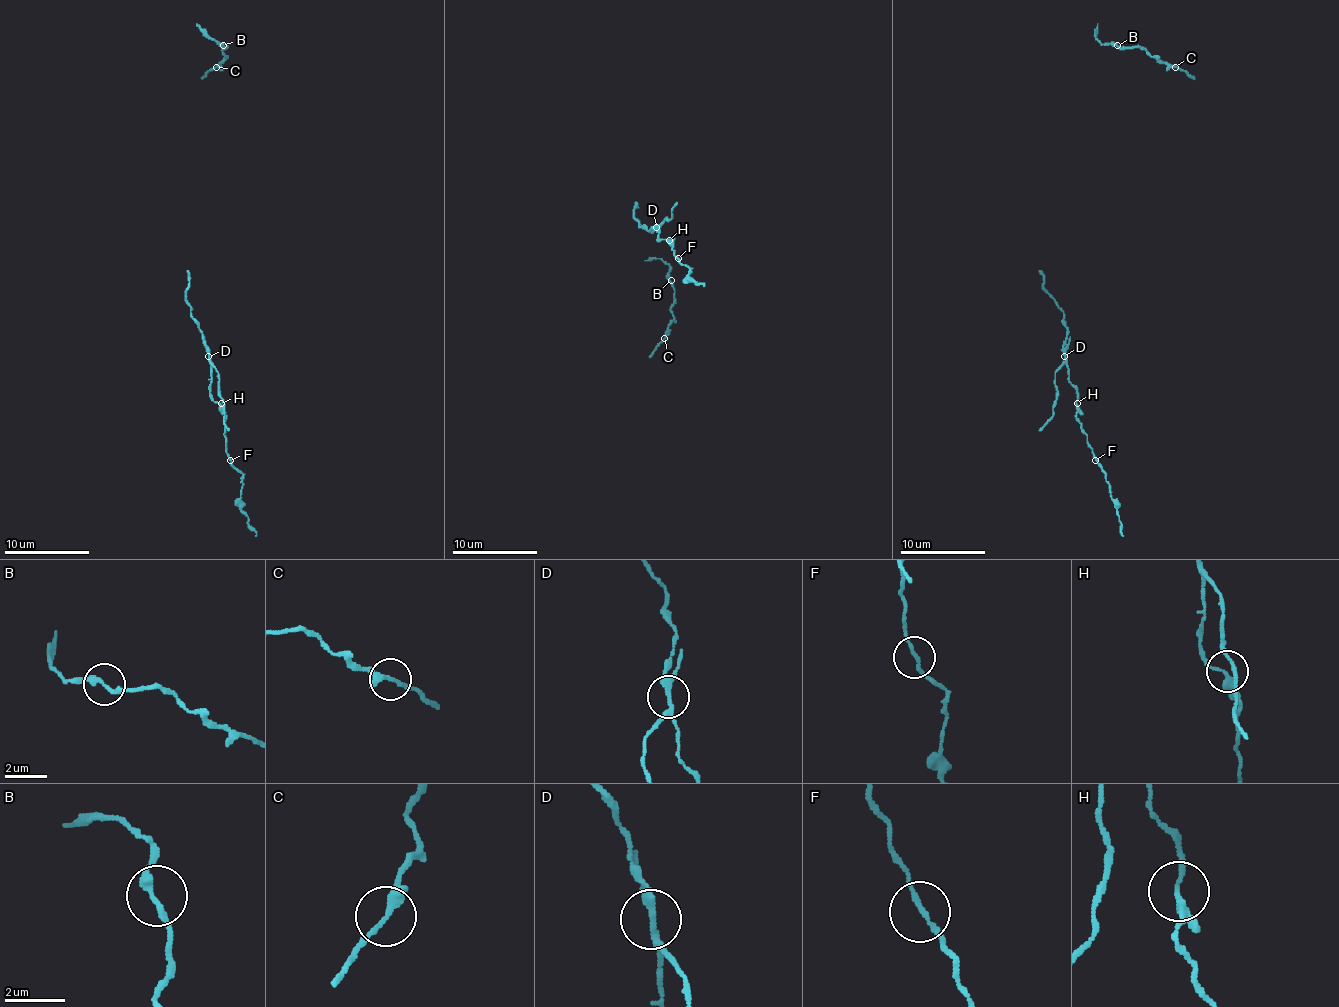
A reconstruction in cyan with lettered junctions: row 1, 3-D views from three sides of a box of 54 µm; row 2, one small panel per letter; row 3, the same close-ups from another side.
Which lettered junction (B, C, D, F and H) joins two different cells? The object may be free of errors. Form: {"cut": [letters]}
{"cut": ["D"]}

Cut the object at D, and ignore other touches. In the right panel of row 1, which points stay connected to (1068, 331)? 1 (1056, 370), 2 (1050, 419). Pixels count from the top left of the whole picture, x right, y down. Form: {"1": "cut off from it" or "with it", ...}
{"1": "cut off from it", "2": "cut off from it"}

